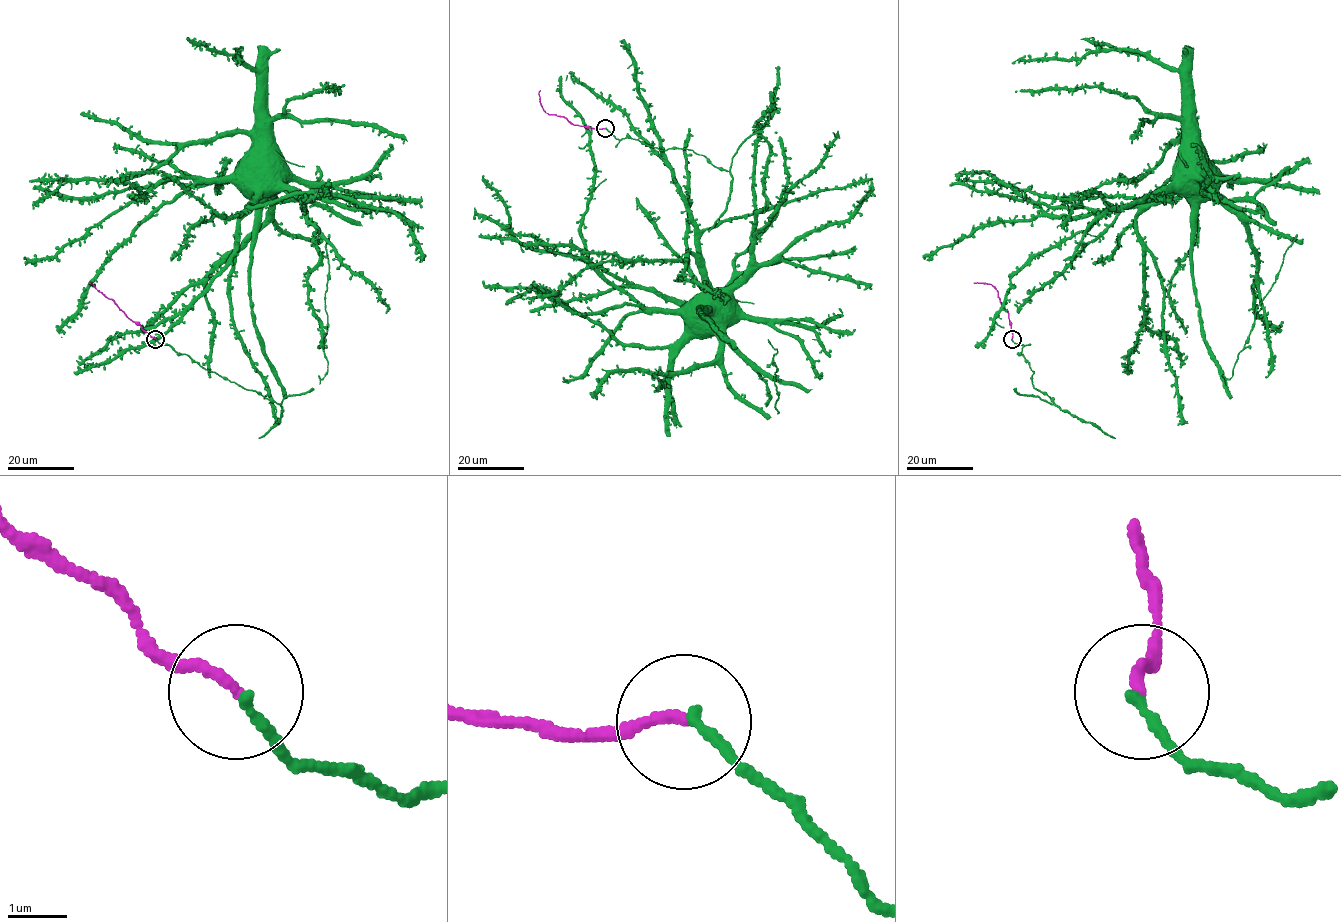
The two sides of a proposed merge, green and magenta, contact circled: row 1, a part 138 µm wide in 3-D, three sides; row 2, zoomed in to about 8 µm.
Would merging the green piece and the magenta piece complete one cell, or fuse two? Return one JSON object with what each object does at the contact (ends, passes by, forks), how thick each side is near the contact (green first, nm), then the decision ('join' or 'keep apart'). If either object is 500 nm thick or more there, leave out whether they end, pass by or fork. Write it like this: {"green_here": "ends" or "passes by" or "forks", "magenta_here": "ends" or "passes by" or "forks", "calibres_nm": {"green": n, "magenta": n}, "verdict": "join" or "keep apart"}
{"green_here": "ends", "magenta_here": "ends", "calibres_nm": {"green": 170, "magenta": 170}, "verdict": "join"}

